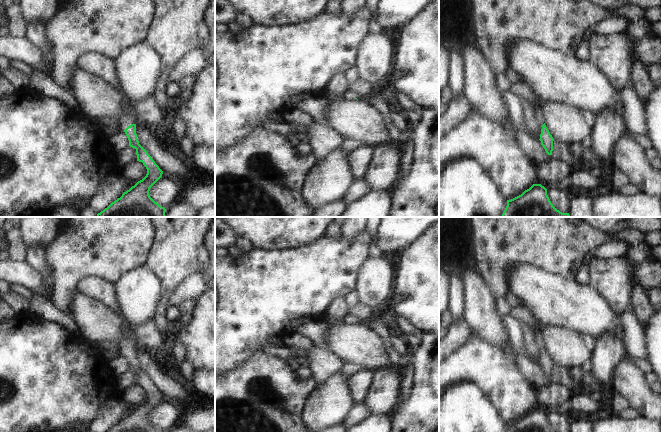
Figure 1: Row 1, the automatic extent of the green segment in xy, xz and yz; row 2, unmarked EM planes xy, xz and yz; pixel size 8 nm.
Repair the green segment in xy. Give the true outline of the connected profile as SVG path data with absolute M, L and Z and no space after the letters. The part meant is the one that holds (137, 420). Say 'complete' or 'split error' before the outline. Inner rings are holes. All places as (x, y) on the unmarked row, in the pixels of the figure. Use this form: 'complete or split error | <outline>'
split error | M126 335L119 341L119 353L125 356L129 370L136 373L137 385L143 387L147 393L147 398L107 432L164 432L149 419L150 412L162 401L163 395L139 368L135 345L135 341Z

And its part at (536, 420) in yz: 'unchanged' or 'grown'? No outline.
unchanged

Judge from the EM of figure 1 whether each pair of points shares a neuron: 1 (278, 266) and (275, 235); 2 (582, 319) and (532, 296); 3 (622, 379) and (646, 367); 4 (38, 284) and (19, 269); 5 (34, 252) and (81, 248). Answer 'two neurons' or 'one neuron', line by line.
1: two neurons
2: one neuron
3: two neurons
4: one neuron
5: two neurons

